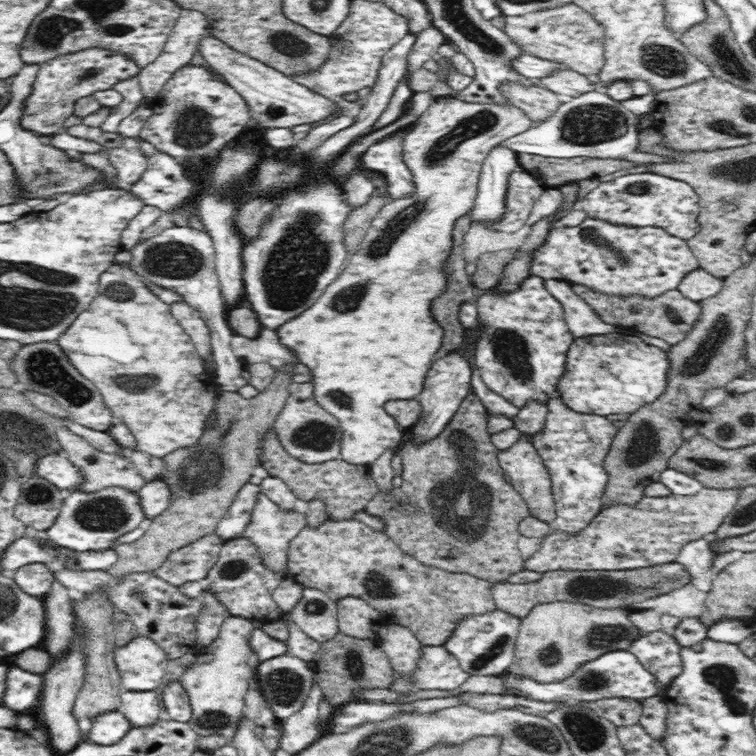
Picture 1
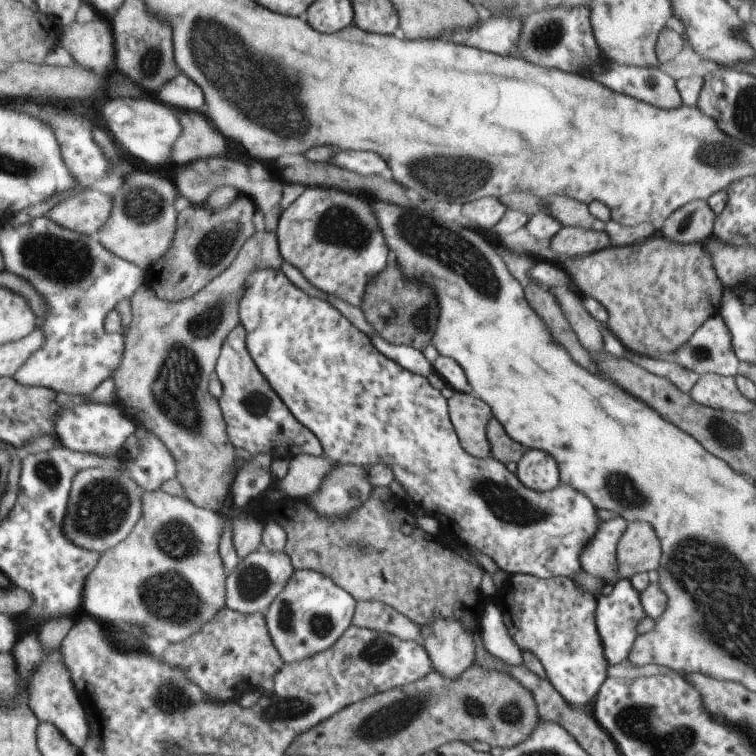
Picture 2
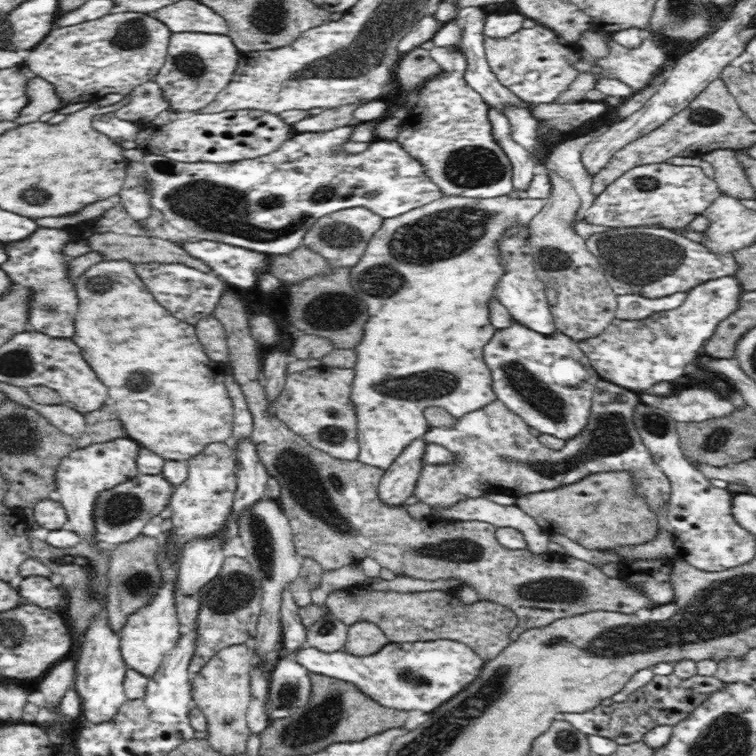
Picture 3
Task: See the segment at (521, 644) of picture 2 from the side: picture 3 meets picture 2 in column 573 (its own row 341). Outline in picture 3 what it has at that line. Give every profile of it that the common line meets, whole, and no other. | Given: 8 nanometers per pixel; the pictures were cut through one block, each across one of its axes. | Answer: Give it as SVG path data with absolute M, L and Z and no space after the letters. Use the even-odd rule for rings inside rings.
M734 276L708 280L692 288L679 308L656 312L644 319L615 319L598 336L578 341L578 348L589 358L595 373L601 379L633 393L644 394L659 382L672 383L686 375L686 366L702 354L702 346L713 335L716 326L736 312L739 296L743 294L744 291L740 289L740 283L734 280Z

